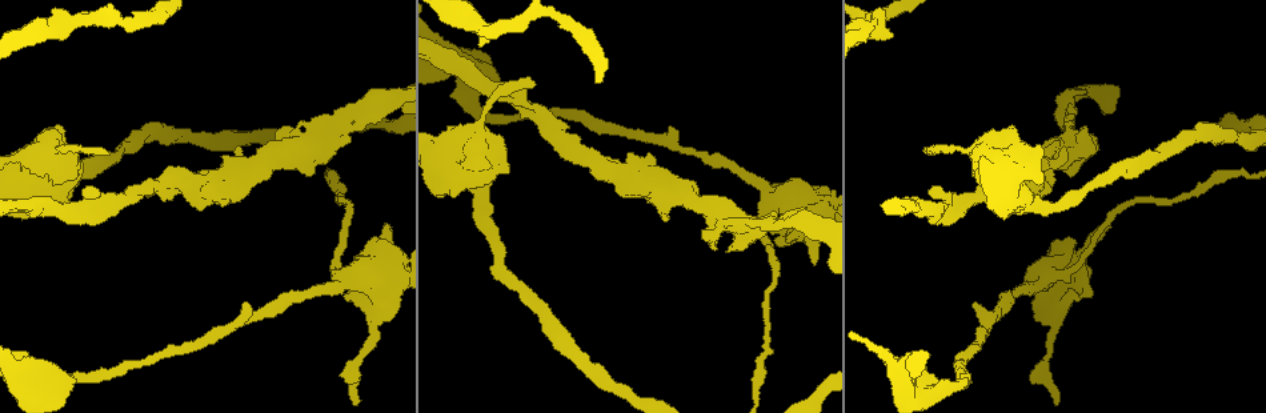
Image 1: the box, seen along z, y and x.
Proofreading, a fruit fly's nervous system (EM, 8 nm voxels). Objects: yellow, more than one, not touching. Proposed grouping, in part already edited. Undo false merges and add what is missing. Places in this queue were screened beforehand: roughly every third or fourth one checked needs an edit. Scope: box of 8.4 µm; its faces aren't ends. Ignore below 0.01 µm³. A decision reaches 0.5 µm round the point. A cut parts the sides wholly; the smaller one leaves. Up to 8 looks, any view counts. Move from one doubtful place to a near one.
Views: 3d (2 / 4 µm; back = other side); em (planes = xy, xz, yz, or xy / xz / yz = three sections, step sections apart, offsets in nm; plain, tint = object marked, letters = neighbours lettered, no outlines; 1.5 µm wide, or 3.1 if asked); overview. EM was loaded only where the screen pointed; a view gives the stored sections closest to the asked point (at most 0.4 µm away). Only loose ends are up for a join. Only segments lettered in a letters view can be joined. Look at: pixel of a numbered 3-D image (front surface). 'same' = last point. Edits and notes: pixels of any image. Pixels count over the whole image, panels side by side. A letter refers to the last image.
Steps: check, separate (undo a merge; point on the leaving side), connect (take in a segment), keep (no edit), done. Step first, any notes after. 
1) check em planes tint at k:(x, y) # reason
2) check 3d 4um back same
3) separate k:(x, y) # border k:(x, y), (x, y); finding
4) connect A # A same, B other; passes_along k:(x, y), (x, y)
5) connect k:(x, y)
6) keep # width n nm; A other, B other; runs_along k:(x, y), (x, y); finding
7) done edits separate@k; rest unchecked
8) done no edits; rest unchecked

check 3d 4um at 1:(1242, 172) # thick turns thin

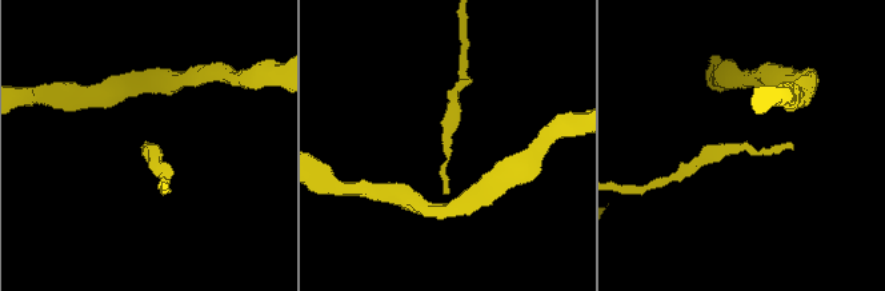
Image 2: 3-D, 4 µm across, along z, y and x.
check em planes letters at 2:(145, 144) # need the tissue

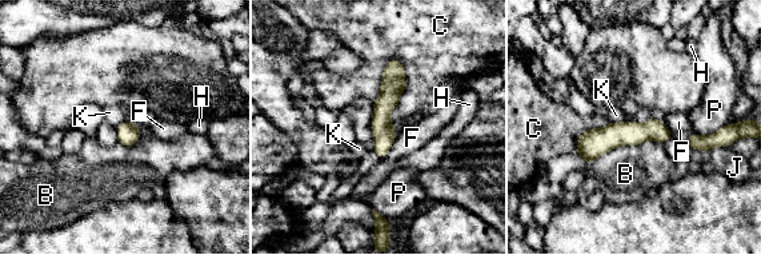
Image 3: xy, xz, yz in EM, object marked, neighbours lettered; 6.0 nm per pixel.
keep # B other, C other, F other, H other, J other, K other, P other; one neuron here

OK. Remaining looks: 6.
check em yz step 4 tint at 1:(813, 264) # free end

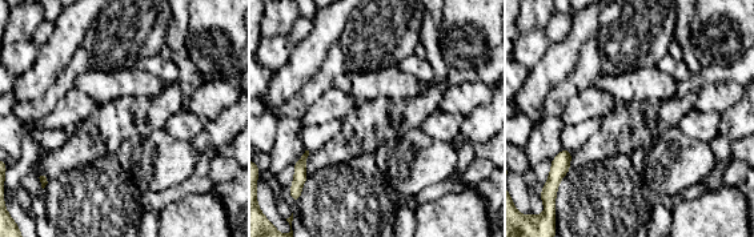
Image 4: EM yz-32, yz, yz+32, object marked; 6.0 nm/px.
check em planes letters same # another direction

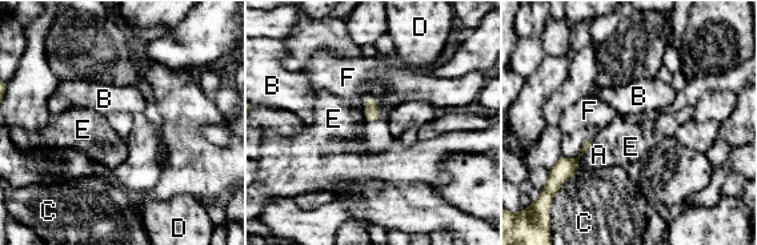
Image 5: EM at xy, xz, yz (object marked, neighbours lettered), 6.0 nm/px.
keep # A other, B other, C other, D other, E other, F other; no lettered segment goes on from it

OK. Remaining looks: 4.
check em planes letters at 1:(1164, 150) # a narrow waist

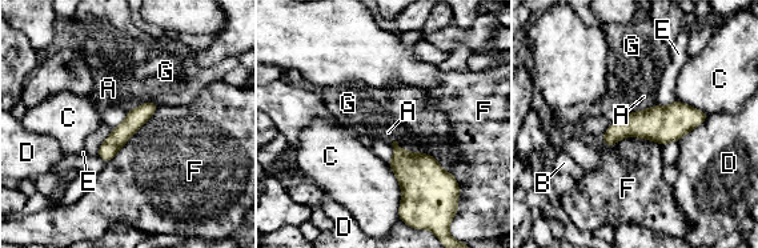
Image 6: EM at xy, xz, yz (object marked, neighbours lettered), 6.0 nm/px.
keep # A other, B other, C other, D other, E other, F other, G other; one neuron here

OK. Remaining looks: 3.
done no edits; rest unchecked

